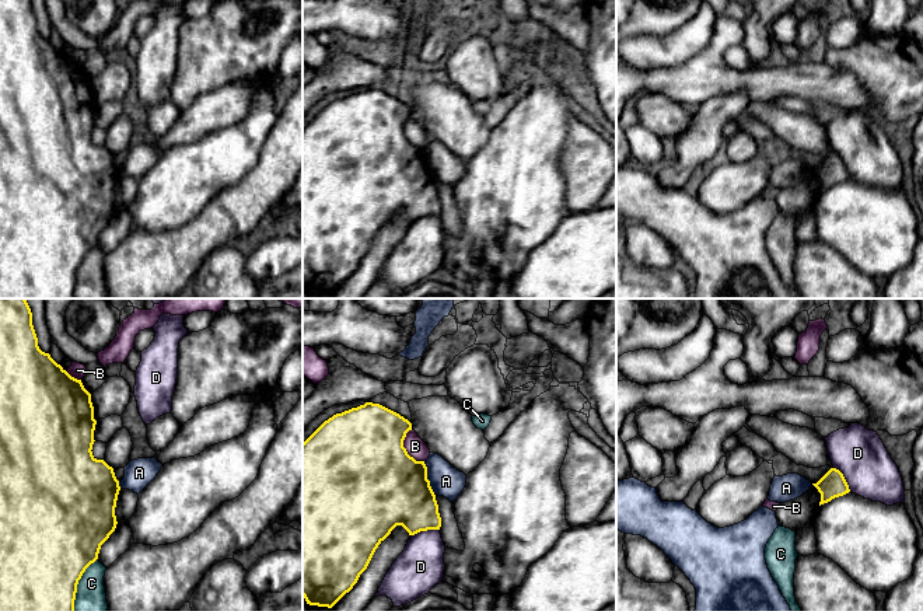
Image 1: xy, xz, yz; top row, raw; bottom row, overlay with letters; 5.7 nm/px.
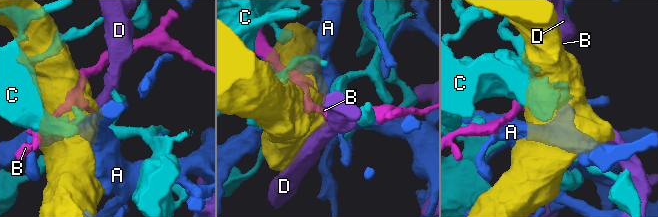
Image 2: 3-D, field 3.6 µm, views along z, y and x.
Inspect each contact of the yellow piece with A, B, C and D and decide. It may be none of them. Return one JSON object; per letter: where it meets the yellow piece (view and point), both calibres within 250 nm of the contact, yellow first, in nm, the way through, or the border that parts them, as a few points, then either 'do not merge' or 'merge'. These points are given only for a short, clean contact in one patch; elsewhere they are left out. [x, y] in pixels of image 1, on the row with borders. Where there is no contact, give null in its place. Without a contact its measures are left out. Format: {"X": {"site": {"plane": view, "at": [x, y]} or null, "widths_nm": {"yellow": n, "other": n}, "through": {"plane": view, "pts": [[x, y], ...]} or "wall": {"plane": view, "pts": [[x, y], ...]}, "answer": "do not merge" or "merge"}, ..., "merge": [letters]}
{"A": {"site": {"plane": "xz", "at": [426, 478]}, "widths_nm": {"yellow": 460, "other": 180}, "answer": "do not merge"}, "B": {"site": {"plane": "xz", "at": [405, 449]}, "widths_nm": {"yellow": 500, "other": 110}, "answer": "do not merge"}, "C": {"site": {"plane": "xy", "at": [77, 583]}, "widths_nm": {"yellow": 500, "other": 170}, "answer": "do not merge"}, "D": {"site": {"plane": "xz", "at": [425, 530]}, "widths_nm": {"yellow": 360, "other": 280}, "answer": "do not merge"}, "merge": []}

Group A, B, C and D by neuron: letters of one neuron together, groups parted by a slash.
A / B / C / D

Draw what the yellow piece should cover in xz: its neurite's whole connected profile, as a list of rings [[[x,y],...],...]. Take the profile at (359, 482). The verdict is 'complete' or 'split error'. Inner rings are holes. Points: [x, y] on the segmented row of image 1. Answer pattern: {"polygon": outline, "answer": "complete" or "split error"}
{"polygon": [[[366,402],[357,408],[333,415],[303,443],[303,597],[307,604],[332,608],[353,589],[360,575],[367,569],[378,545],[396,526],[402,526],[409,535],[427,530],[440,530],[441,517],[436,495],[427,479],[427,467],[424,461],[416,461],[410,457],[403,447],[403,440],[409,430],[412,430],[412,423],[399,413],[380,404]]], "answer": "complete"}

